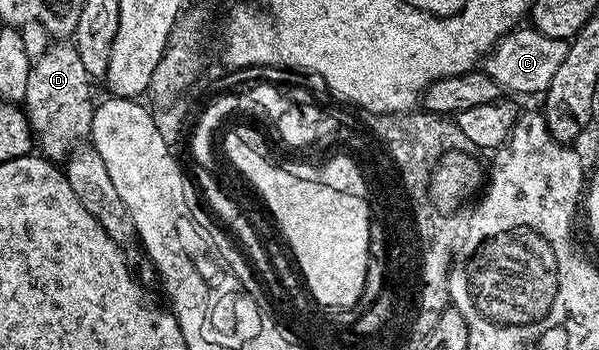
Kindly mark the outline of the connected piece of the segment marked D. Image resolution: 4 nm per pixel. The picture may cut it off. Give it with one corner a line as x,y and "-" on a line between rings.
57,40
37,60
34,61
29,71
27,84
23,88
25,102
23,109
29,126
34,132
34,139
40,153
49,161
61,162
68,159
78,146
82,145
88,138
91,130
91,120
94,118
95,97
91,85
92,78
79,57
79,52
74,43
67,40

